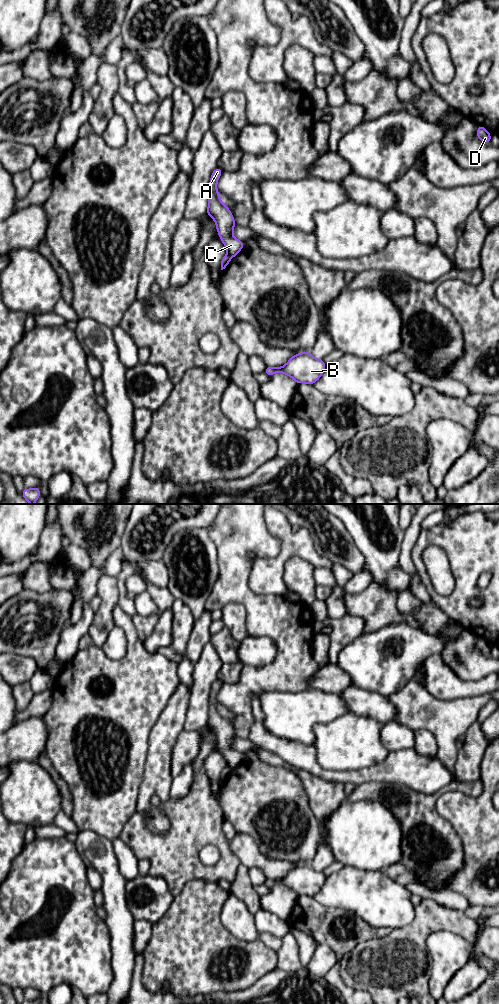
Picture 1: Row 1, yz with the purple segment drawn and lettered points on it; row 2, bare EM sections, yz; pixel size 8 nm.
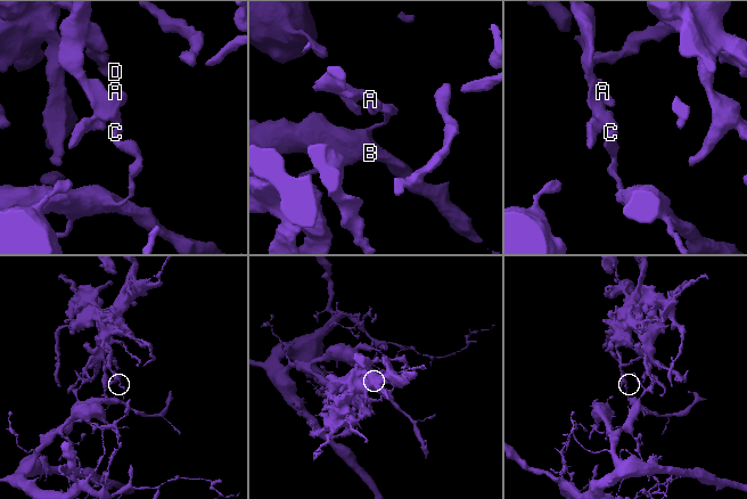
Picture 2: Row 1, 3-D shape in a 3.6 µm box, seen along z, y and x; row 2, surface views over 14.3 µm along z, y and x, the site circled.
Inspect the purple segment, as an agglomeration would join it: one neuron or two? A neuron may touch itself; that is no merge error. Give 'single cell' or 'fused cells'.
fused cells

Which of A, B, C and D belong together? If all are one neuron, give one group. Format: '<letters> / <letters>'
A C D / B

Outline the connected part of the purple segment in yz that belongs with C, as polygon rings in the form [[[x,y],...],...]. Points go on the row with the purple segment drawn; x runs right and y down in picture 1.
[[[218,167],[212,172],[206,213],[215,221],[217,233],[225,245],[228,255],[235,257],[245,245],[233,236],[233,228],[236,226],[234,217],[229,208],[222,203],[217,190],[217,182],[222,172],[223,170]]]

